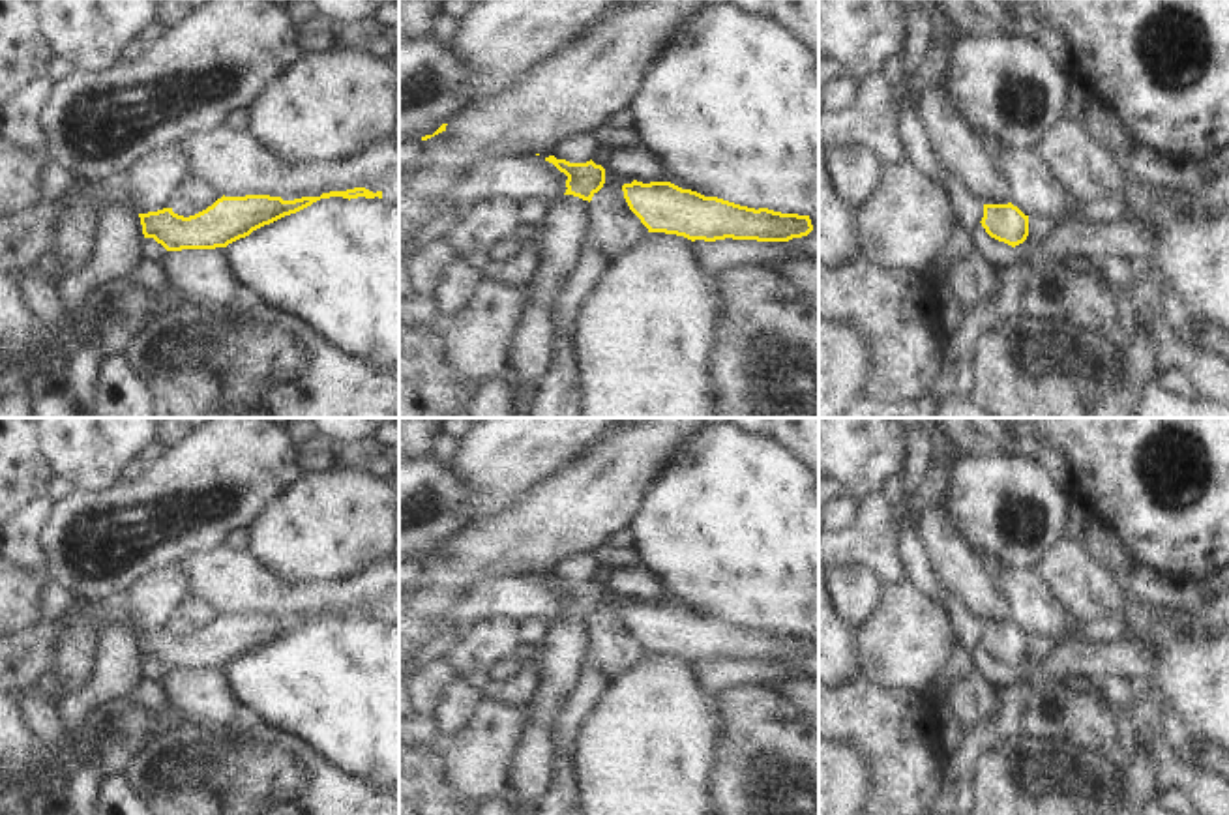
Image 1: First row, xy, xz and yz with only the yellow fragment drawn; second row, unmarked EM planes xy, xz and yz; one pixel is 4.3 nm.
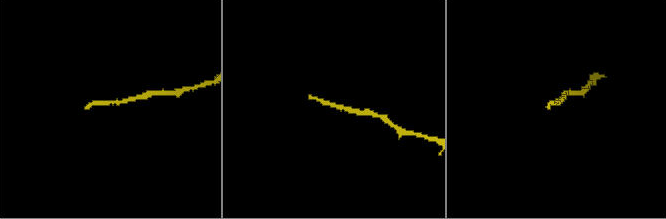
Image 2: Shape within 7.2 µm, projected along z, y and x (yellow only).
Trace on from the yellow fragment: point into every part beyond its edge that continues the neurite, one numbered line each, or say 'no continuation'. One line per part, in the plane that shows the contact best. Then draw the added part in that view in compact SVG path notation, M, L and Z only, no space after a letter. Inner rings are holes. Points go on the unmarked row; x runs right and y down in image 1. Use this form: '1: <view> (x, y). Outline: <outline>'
no continuation

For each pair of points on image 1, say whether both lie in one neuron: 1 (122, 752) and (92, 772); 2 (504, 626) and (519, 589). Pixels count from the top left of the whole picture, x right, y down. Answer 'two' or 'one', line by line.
1: two
2: two

